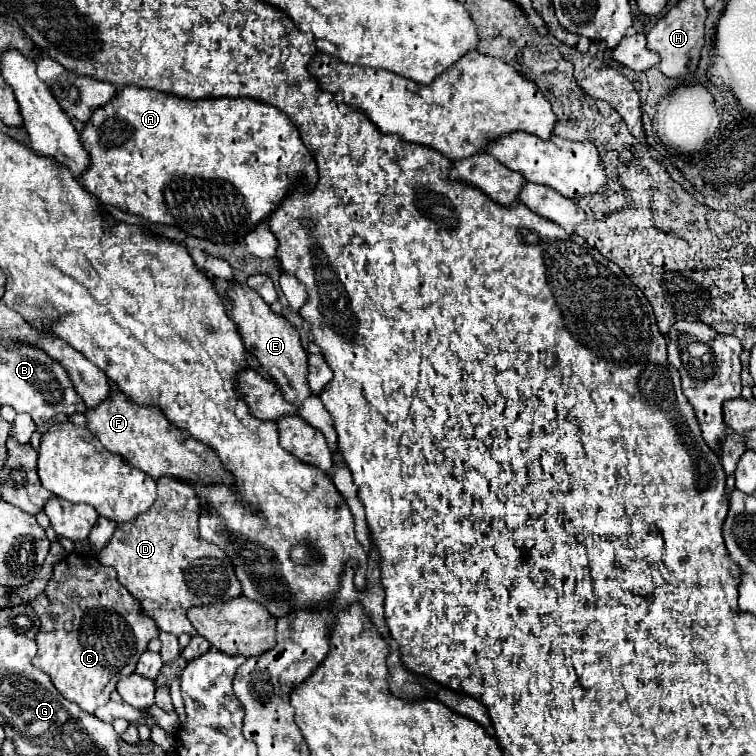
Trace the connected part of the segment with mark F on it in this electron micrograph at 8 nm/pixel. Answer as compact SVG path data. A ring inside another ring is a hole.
M121 390L109 392L109 396L97 404L97 408L85 410L87 428L97 436L97 440L109 452L121 454L131 466L147 472L153 478L163 474L181 478L181 480L203 480L203 482L231 482L231 476L223 470L219 458L201 442L197 442L189 432L169 424L161 408L137 404L129 400Z

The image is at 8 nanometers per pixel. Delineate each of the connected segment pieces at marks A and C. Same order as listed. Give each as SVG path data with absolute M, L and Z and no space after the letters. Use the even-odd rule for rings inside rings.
M125 86L125 88L119 88L117 94L107 104L93 110L91 120L85 122L85 128L81 132L81 144L91 156L91 166L85 172L81 172L79 180L85 186L85 190L91 192L101 204L115 206L123 212L137 214L151 222L179 226L181 230L185 230L191 236L207 238L217 244L237 242L243 234L247 234L253 226L257 226L257 222L265 220L265 216L269 216L277 208L277 204L285 198L285 194L289 192L289 188L293 186L293 182L297 178L305 176L311 186L313 186L313 182L317 182L315 160L313 160L311 152L299 140L299 132L291 124L291 120L287 120L281 114L281 110L277 110L275 106L269 106L269 104L263 104L263 102L257 102L251 98L189 100L189 98L181 98L181 96L173 96L173 94L165 94L165 92L157 92L157 90L147 90L147 88L139 88L139 86Z
M67 554L61 562L57 562L45 590L29 604L41 620L41 628L35 638L39 652L33 658L33 666L51 676L53 684L67 700L79 704L81 710L91 714L97 706L109 702L119 678L133 674L141 652L147 650L147 642L159 634L155 622L143 616L141 604L115 580L115 570L101 566L91 554Z

